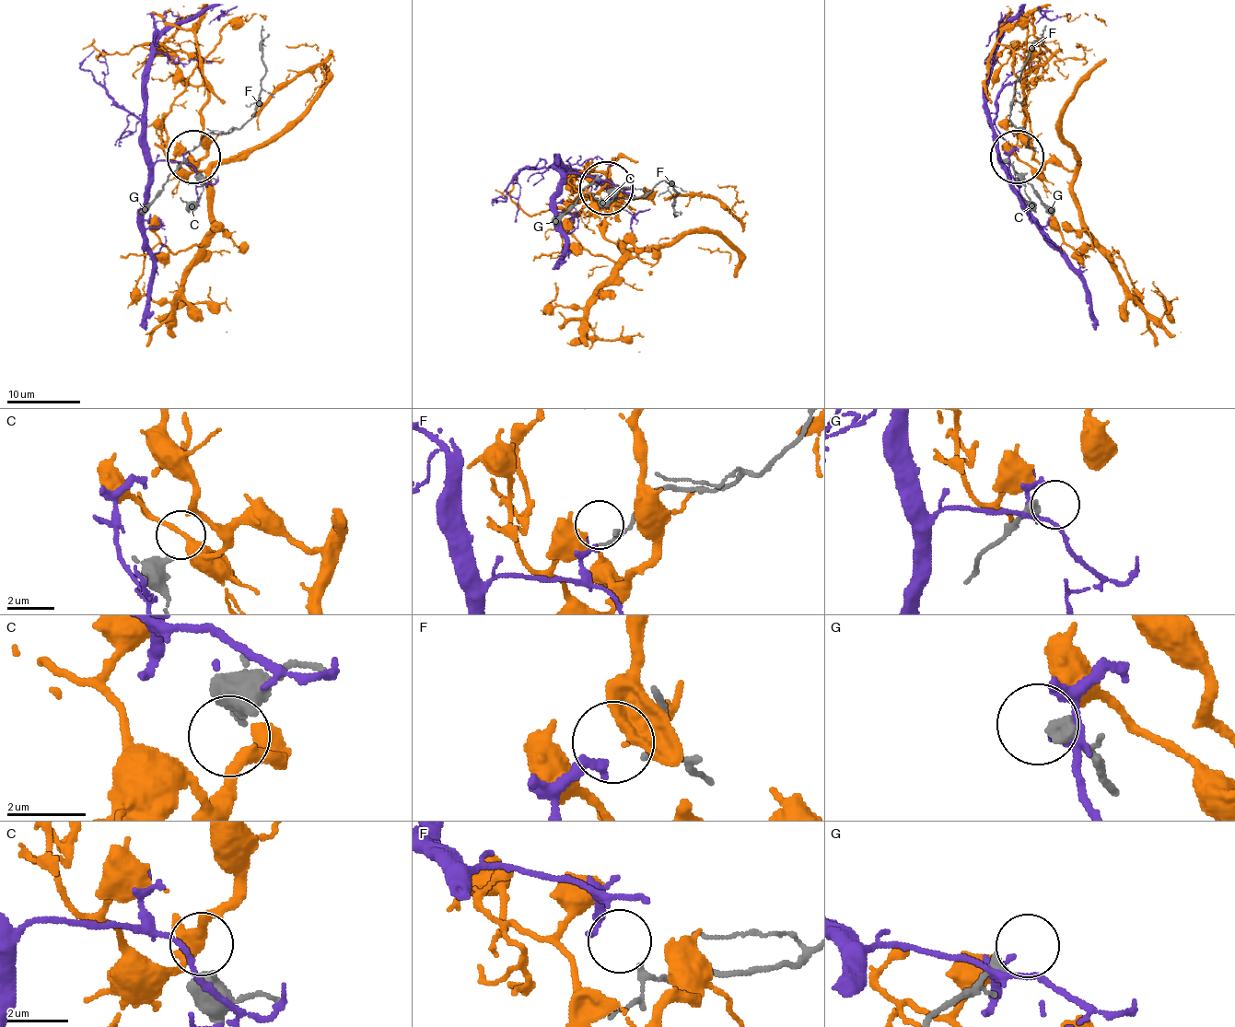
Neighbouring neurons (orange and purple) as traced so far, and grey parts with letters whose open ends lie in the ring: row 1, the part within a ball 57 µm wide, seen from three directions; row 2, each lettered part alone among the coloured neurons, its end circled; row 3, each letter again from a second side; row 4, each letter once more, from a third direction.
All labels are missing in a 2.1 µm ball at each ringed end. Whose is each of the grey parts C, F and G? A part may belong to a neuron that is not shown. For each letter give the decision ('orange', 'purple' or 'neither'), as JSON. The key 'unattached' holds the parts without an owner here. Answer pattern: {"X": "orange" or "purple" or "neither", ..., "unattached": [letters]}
{"C": "orange", "F": "purple", "G": "neither", "unattached": ["G"]}

